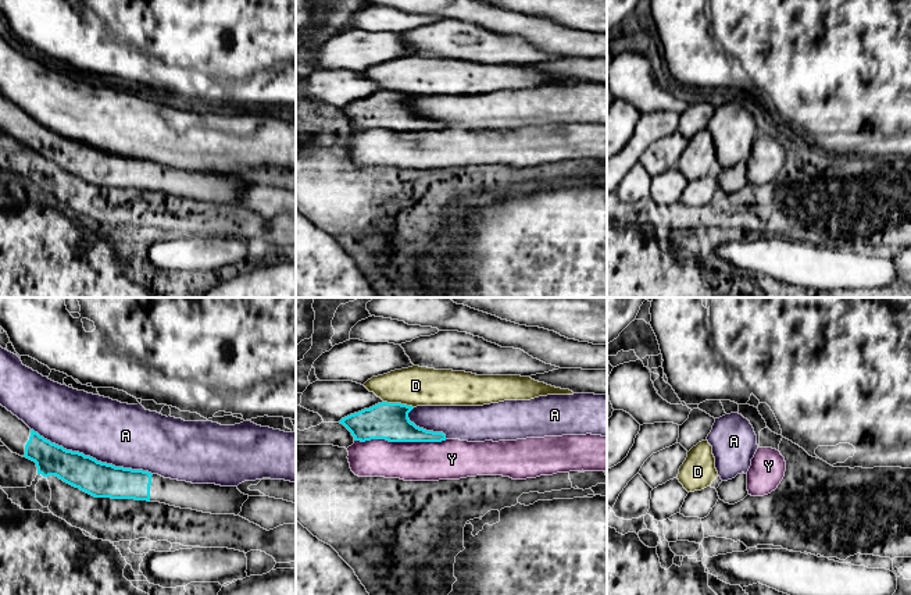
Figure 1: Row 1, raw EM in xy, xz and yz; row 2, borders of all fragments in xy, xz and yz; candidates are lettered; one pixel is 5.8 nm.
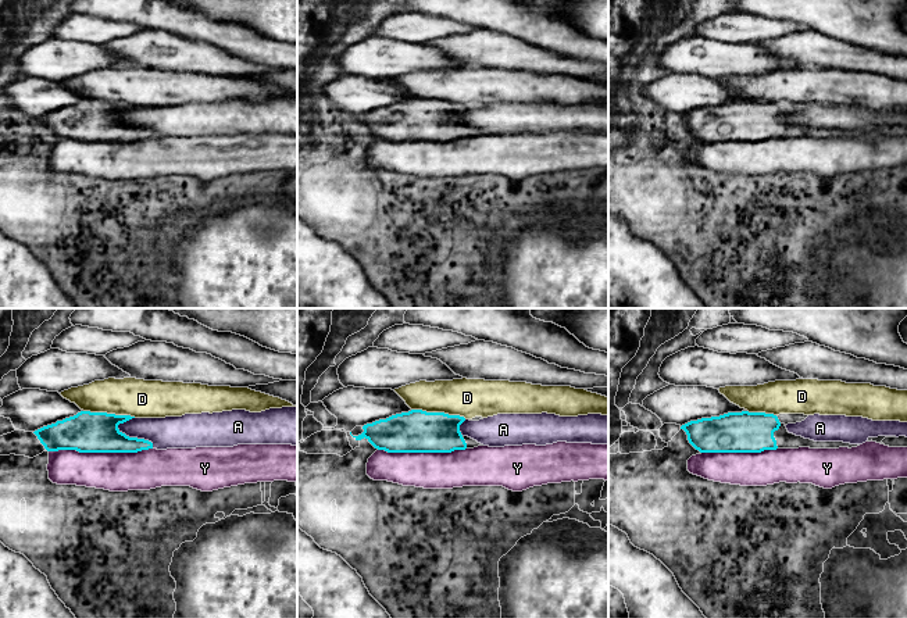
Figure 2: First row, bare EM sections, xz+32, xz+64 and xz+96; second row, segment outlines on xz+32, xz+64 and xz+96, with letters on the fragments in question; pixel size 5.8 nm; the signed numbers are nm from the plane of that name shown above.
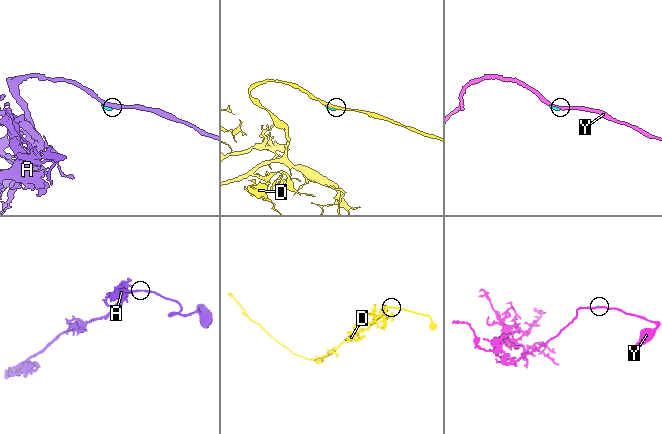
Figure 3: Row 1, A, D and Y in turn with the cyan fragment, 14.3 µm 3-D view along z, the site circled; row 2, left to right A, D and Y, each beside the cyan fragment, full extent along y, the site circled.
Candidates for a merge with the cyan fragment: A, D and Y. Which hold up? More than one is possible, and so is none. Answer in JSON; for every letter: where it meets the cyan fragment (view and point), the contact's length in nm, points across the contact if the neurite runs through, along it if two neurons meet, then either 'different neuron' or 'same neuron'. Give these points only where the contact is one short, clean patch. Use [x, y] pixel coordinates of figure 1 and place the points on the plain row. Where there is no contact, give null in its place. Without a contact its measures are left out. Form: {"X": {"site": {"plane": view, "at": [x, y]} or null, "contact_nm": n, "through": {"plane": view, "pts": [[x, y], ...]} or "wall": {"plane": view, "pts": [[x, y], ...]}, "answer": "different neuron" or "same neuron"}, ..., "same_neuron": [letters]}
{"A": {"site": {"plane": "xy", "at": [92, 146]}, "contact_nm": 750, "answer": "different neuron"}, "D": {"site": {"plane": "xz", "at": [399, 92]}, "contact_nm": 180, "answer": "different neuron"}, "Y": {"site": {"plane": "xz", "at": [400, 129]}, "contact_nm": 550, "answer": "different neuron"}, "same_neuron": []}

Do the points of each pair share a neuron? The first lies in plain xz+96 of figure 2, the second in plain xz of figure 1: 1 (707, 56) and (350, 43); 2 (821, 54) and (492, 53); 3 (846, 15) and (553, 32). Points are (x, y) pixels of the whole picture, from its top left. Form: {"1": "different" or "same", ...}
{"1": "same", "2": "same", "3": "same"}

